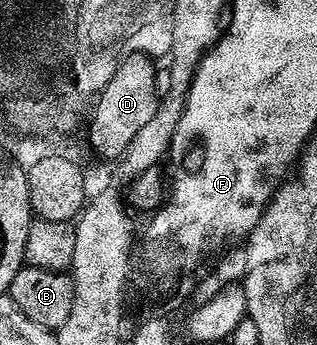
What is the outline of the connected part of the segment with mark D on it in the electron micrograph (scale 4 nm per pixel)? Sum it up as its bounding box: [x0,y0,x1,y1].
[88,53,160,160]

